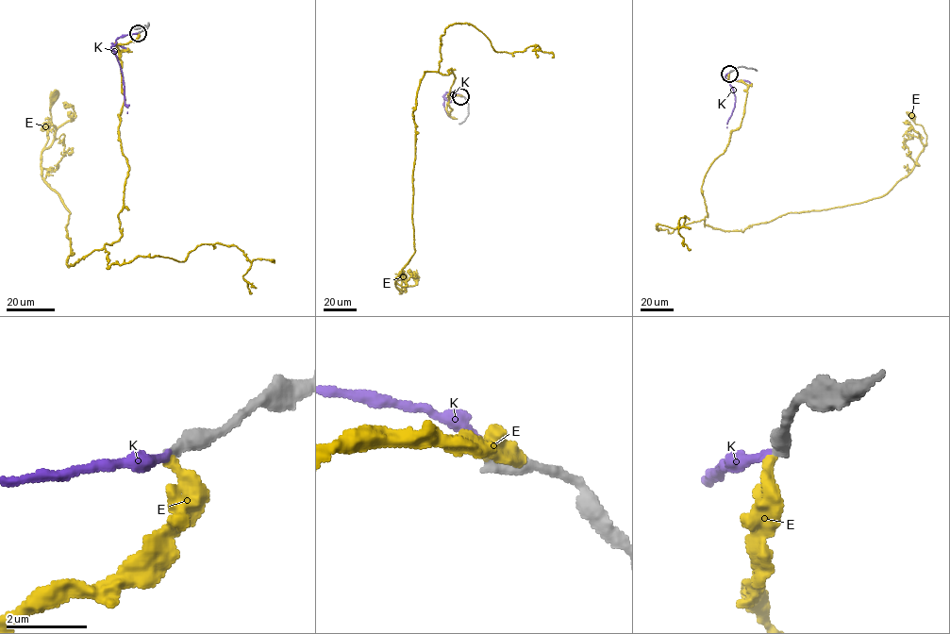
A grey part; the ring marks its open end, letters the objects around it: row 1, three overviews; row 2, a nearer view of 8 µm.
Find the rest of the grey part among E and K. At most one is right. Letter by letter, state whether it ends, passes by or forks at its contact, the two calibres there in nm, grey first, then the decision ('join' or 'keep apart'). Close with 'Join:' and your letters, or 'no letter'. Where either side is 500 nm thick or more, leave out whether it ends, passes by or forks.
E: it ends | 340/260 nm | keep apart
K: it ends | 340/200 nm | join
Join: K

